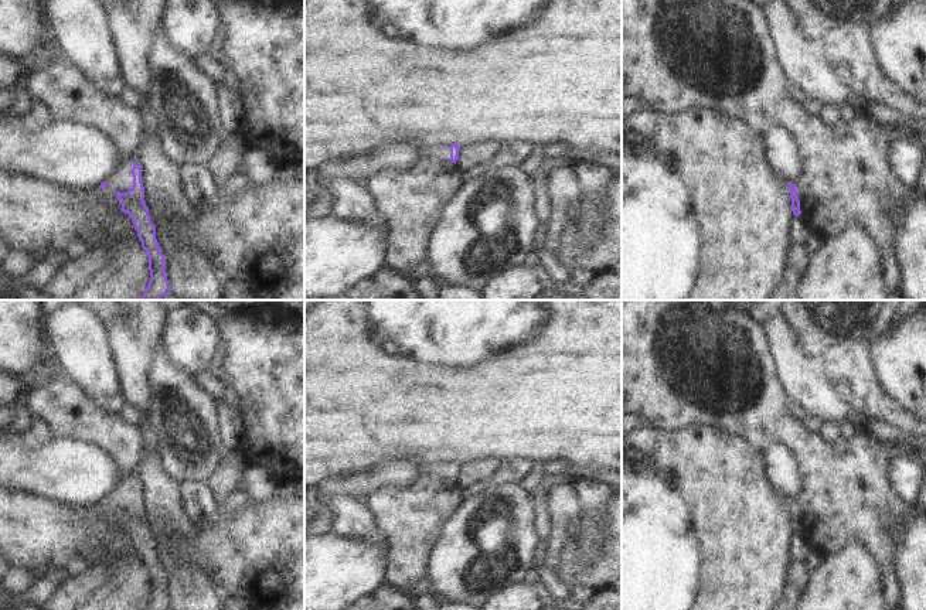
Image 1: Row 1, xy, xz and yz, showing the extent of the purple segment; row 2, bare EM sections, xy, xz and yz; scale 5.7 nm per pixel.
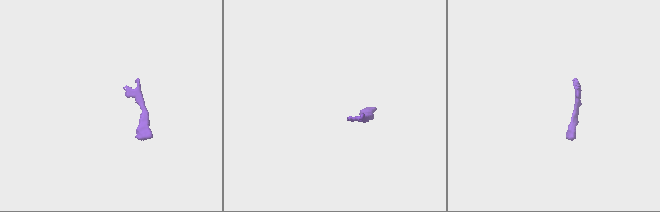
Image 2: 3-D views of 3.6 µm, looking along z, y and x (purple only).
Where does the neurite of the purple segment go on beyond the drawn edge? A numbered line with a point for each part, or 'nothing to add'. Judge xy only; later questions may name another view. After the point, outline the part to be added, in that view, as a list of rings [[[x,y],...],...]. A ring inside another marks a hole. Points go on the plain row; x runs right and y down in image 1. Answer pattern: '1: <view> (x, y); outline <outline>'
1: xy (121, 497); outline [[[140,456],[142,459],[142,456]],[[140,459],[137,461],[137,466],[140,463]],[[136,466],[136,470],[126,476],[112,491],[110,494],[110,498],[109,498],[109,502],[113,504],[115,507],[118,507],[119,510],[126,510],[129,508],[132,504],[133,504],[133,494],[132,494],[132,485],[133,485],[133,480],[137,478],[137,466]]]

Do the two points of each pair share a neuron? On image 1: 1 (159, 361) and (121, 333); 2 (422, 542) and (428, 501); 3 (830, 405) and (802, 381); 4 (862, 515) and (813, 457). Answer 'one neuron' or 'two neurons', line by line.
1: two neurons
2: one neuron
3: one neuron
4: one neuron

